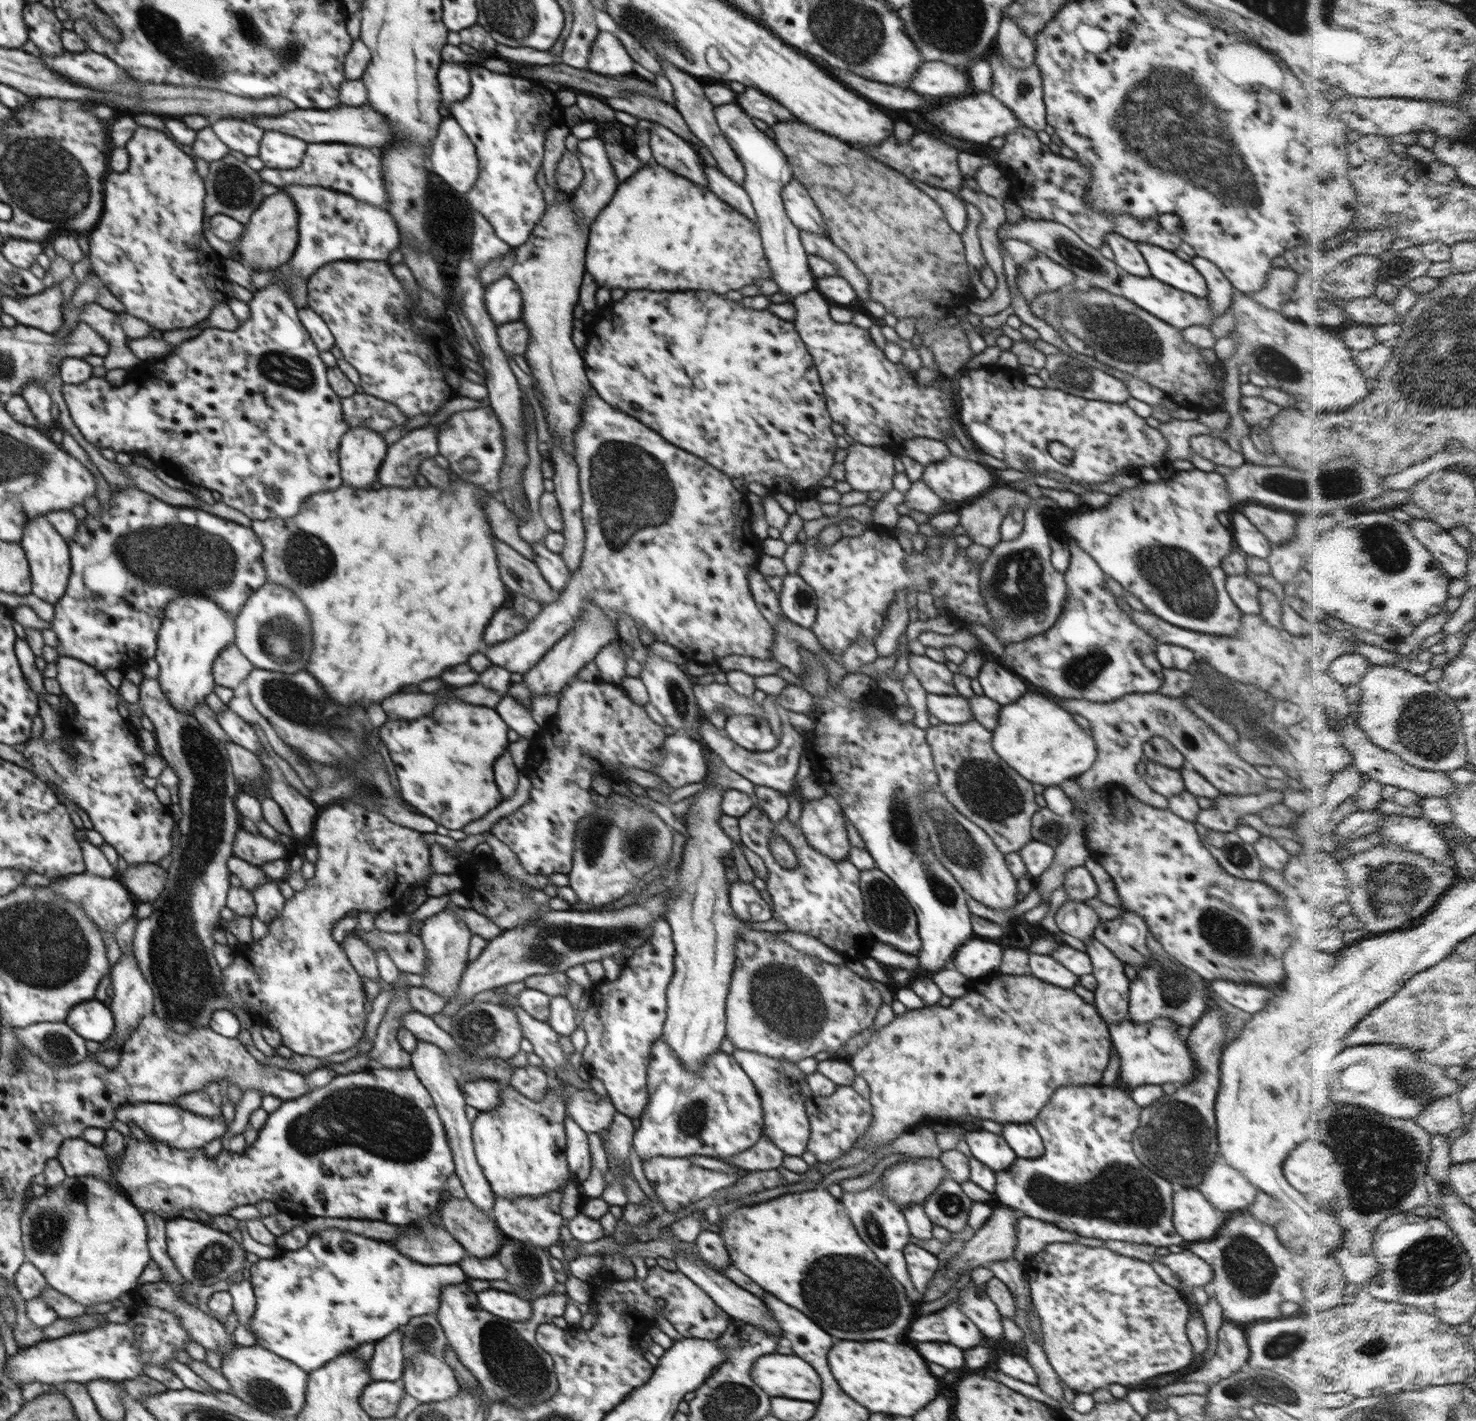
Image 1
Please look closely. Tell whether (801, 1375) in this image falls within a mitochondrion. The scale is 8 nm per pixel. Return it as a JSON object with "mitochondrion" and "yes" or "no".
{"mitochondrion":"no"}

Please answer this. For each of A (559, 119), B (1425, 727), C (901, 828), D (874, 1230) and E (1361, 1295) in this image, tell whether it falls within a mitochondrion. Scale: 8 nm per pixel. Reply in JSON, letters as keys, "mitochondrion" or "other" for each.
{"A":"other","B":"mitochondrion","C":"mitochondrion","D":"mitochondrion","E":"other"}

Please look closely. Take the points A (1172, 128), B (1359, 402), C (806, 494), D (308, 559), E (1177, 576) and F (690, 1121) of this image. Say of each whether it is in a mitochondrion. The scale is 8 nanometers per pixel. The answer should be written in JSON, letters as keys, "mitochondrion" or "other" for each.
{"A":"mitochondrion","B":"other","C":"other","D":"mitochondrion","E":"mitochondrion","F":"mitochondrion"}

